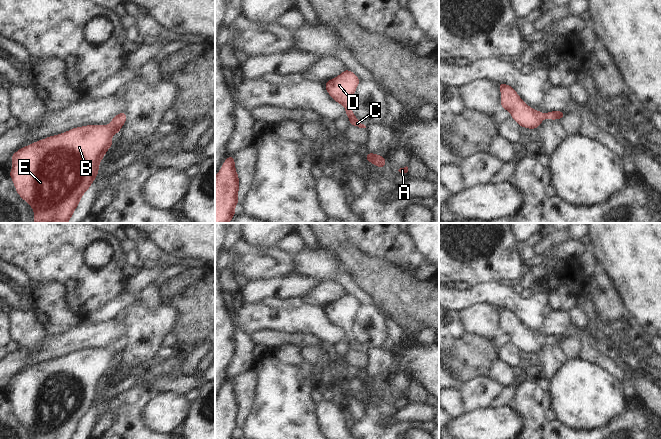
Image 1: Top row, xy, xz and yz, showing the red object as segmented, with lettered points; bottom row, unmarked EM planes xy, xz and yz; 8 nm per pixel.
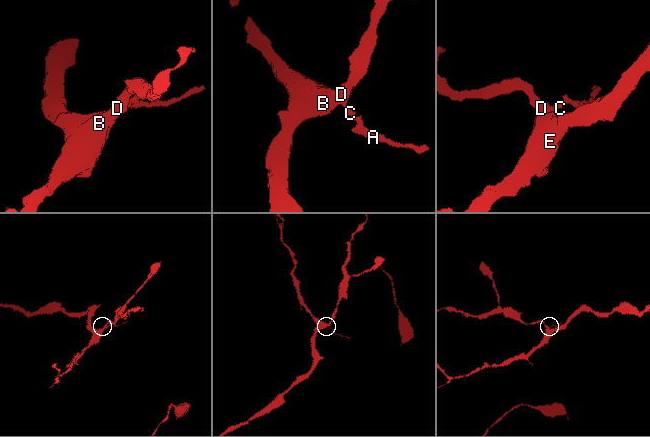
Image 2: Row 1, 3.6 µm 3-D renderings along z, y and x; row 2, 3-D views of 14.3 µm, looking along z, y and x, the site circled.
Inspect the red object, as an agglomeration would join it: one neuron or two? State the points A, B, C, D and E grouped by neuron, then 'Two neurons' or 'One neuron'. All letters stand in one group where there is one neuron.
Groups: A B C D E. One neuron.

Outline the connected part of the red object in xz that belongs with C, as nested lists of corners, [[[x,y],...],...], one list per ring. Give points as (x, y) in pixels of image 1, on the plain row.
[[[345,293],[341,298],[325,306],[327,317],[340,329],[345,331],[345,338],[349,342],[349,348],[366,352],[354,339],[351,332],[353,319],[360,307],[359,301],[352,295]]]

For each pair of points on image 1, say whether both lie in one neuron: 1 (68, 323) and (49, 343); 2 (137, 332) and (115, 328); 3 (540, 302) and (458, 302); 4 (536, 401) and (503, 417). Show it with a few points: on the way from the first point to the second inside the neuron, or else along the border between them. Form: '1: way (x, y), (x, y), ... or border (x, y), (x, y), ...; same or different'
1: border (39, 320), (54, 334), (66, 333), (80, 325); different
2: border (122, 320), (126, 326), (125, 335); different
3: way (520, 302), (515, 302), (503, 296), (478, 296); same
4: border (508, 406), (518, 411), (524, 417), (524, 428); different

